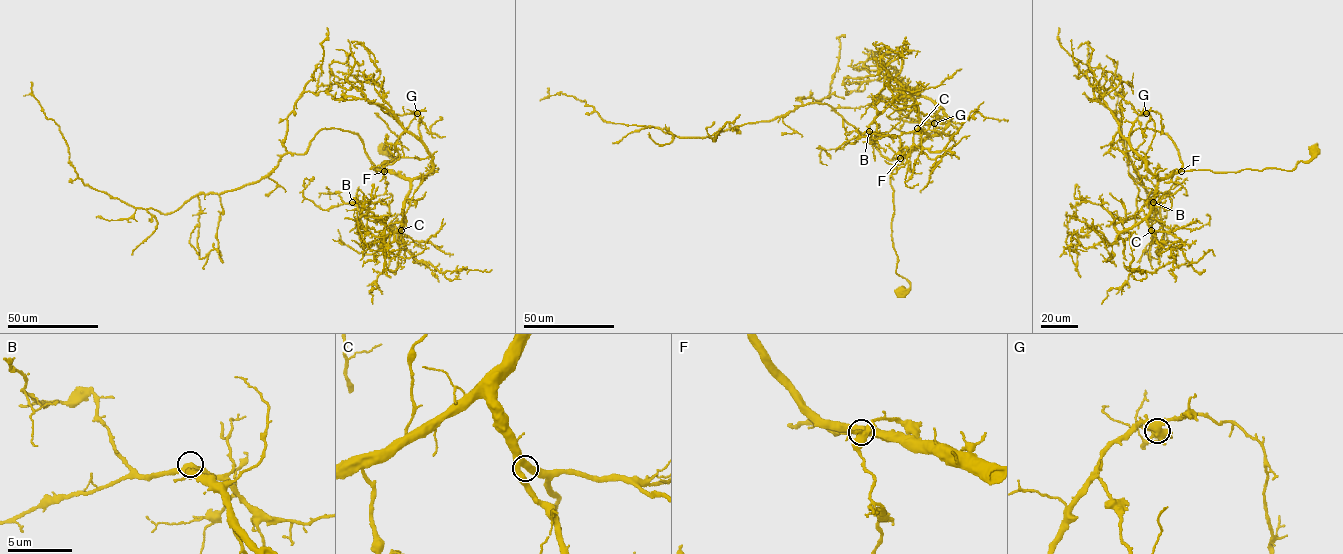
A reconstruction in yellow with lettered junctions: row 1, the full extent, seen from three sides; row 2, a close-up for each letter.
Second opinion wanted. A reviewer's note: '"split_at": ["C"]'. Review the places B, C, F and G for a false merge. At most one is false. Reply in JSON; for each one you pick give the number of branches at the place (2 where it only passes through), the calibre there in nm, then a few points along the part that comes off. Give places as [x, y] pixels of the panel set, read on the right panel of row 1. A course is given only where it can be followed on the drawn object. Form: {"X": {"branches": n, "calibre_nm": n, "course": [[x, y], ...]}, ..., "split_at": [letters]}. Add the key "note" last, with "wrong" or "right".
{"split_at": [], "note": "wrong"}

